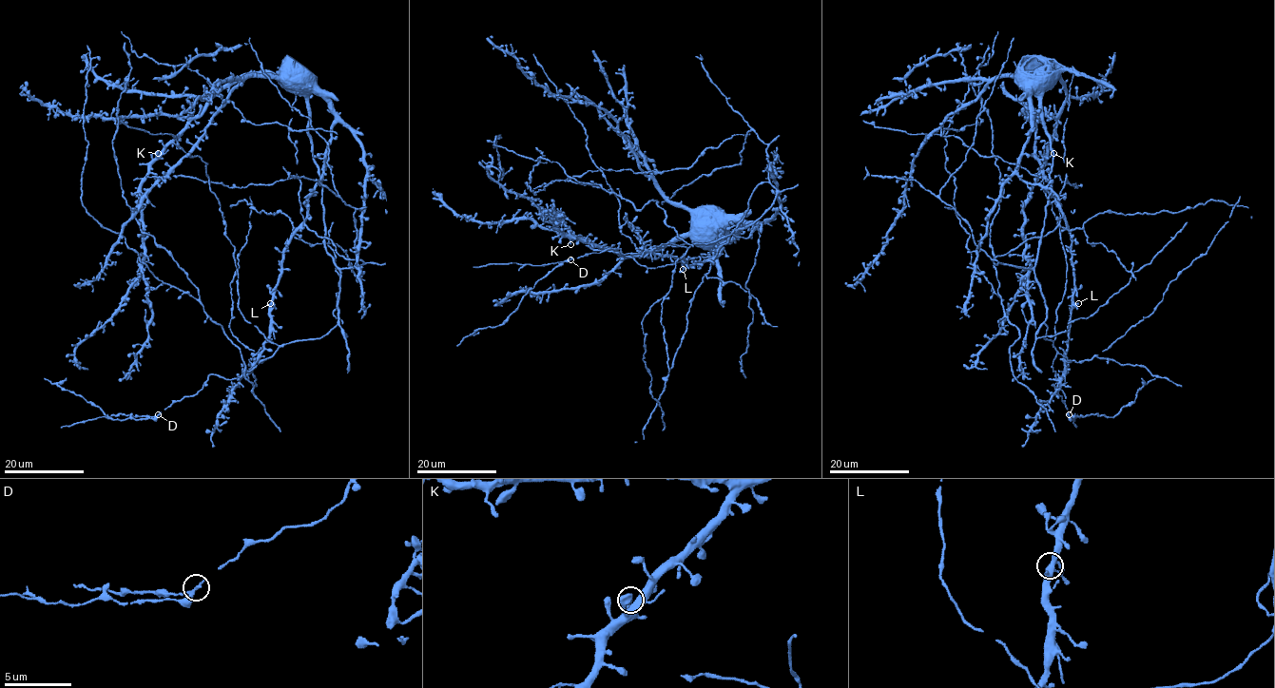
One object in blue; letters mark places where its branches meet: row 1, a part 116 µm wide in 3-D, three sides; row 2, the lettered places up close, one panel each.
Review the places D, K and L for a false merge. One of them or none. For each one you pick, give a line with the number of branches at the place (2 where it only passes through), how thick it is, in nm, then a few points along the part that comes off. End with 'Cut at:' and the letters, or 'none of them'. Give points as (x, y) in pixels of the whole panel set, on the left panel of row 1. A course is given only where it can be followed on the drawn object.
D: branches 1; calibre 320 nm; course (158, 414), (118, 413), (106, 416), (98, 407), (44, 378)
Cut at: D

